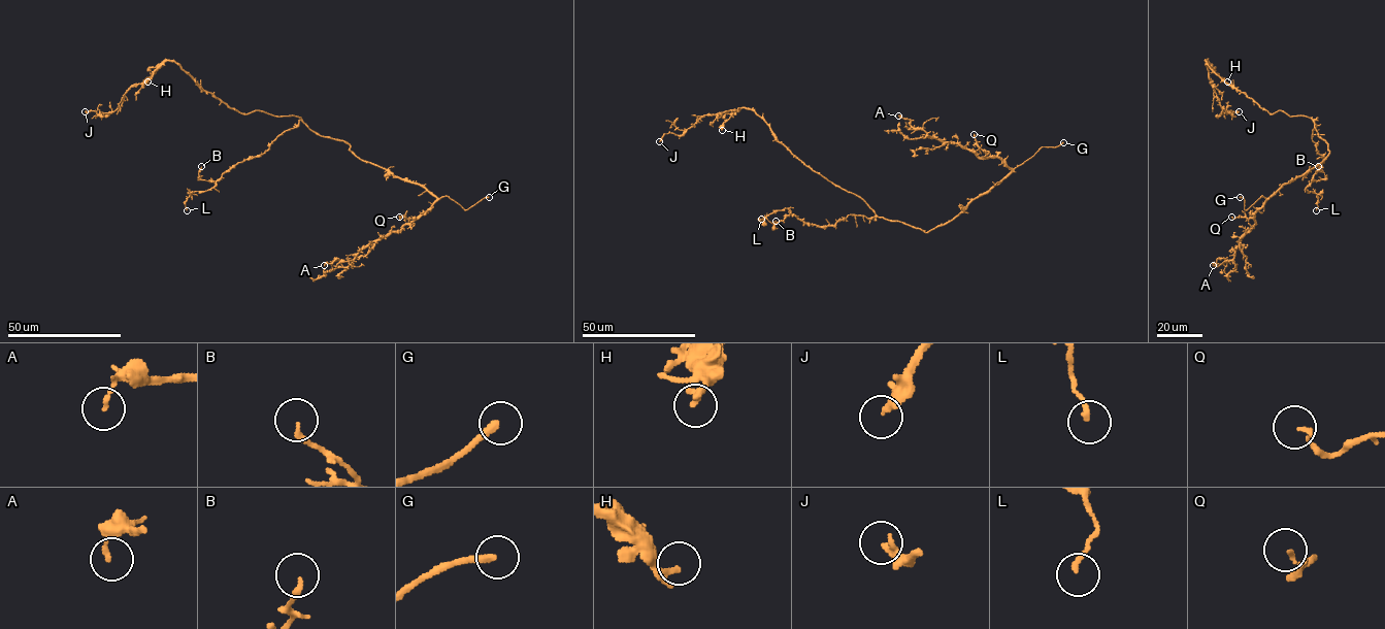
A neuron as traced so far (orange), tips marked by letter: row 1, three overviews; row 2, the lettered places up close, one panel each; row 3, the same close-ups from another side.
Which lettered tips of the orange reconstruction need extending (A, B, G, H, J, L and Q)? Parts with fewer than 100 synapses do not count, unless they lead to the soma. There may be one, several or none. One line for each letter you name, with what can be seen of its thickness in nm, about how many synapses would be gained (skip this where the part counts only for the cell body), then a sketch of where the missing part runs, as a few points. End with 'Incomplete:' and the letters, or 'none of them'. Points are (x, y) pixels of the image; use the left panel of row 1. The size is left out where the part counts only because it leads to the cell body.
G: calibre 240 nm; course (489, 197), (498, 201), (508, 196)
Incomplete: G

